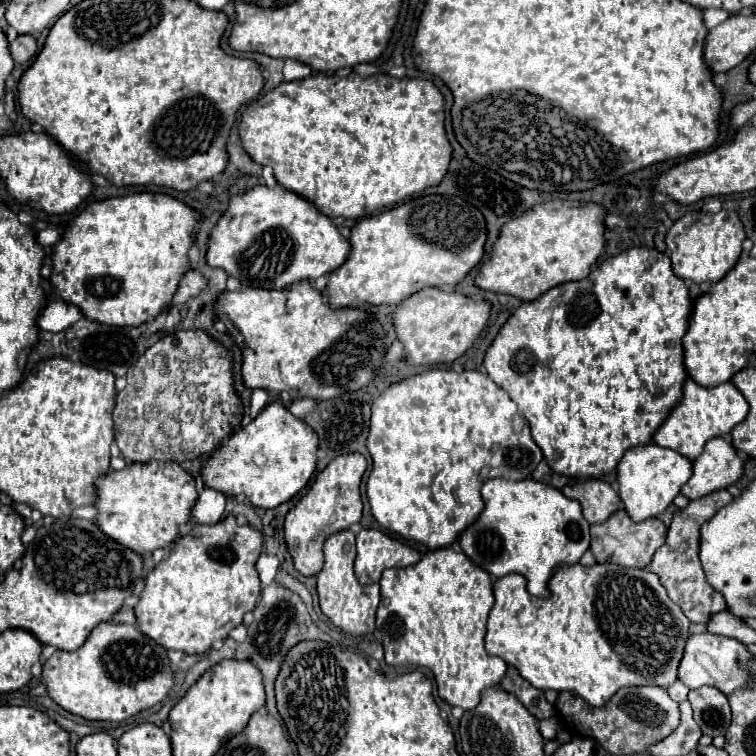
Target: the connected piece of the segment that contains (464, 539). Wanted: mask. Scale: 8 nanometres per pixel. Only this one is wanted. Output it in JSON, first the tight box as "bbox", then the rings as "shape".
{"bbox":[458,478,590,596],"shape":[[[492,478],[480,488],[484,510],[468,530],[458,536],[464,554],[480,568],[494,576],[510,572],[526,578],[526,590],[532,596],[548,596],[548,578],[558,564],[576,564],[590,546],[590,524],[582,516],[580,504],[566,498],[560,490],[526,480],[500,480]]]}

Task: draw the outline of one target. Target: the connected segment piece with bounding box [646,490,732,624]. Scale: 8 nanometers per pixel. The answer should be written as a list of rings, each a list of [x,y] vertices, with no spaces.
[[[716,490],[704,498],[692,500],[686,508],[678,510],[668,528],[666,542],[654,552],[650,564],[646,566],[646,570],[654,572],[660,578],[660,584],[666,588],[670,600],[682,608],[682,612],[690,622],[708,624],[712,614],[726,610],[724,598],[720,598],[720,594],[716,594],[716,590],[712,590],[708,582],[704,582],[704,572],[698,558],[698,538],[700,538],[700,526],[730,502],[732,494],[728,490]]]

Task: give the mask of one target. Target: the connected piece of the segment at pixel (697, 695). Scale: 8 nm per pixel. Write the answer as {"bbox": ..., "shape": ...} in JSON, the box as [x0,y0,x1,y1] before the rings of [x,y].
{"bbox":[688,686,730,736],"shape":[[[702,686],[696,690],[688,692],[688,700],[694,710],[694,720],[700,726],[702,734],[708,736],[724,736],[728,726],[730,726],[730,706],[728,698],[712,688],[712,686]]]}

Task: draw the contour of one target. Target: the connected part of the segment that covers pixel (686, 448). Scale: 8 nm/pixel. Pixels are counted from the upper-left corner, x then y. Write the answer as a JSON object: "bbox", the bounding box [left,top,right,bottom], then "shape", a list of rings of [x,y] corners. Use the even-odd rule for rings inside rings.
{"bbox":[652,378,748,460],"shape":[[[686,378],[684,386],[682,386],[680,402],[672,408],[668,418],[654,432],[652,442],[662,448],[672,448],[672,450],[680,452],[682,456],[686,456],[688,460],[692,460],[692,458],[696,458],[696,454],[700,454],[700,450],[704,448],[704,442],[708,438],[712,438],[712,436],[726,438],[730,434],[730,430],[736,424],[740,424],[746,416],[748,416],[748,404],[746,404],[744,396],[730,382],[724,382],[714,388],[704,388],[704,386],[696,384],[694,380]]]}

